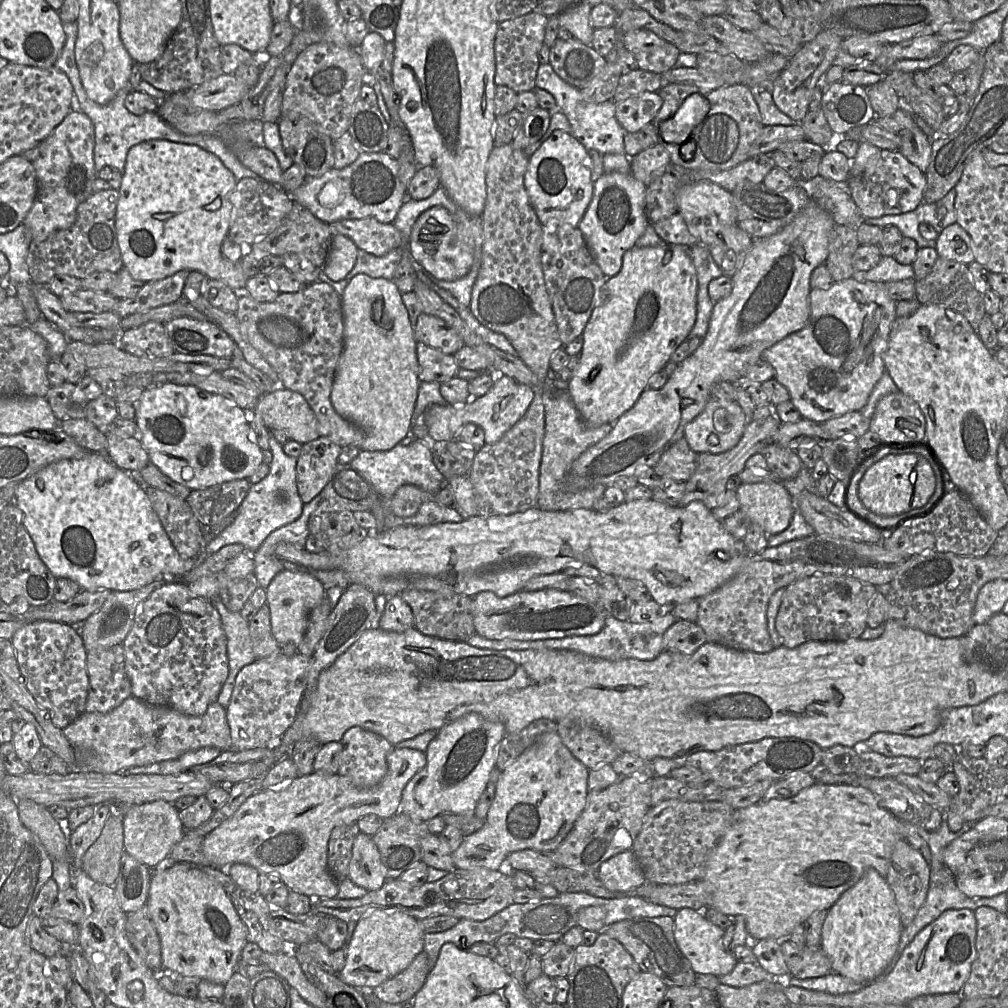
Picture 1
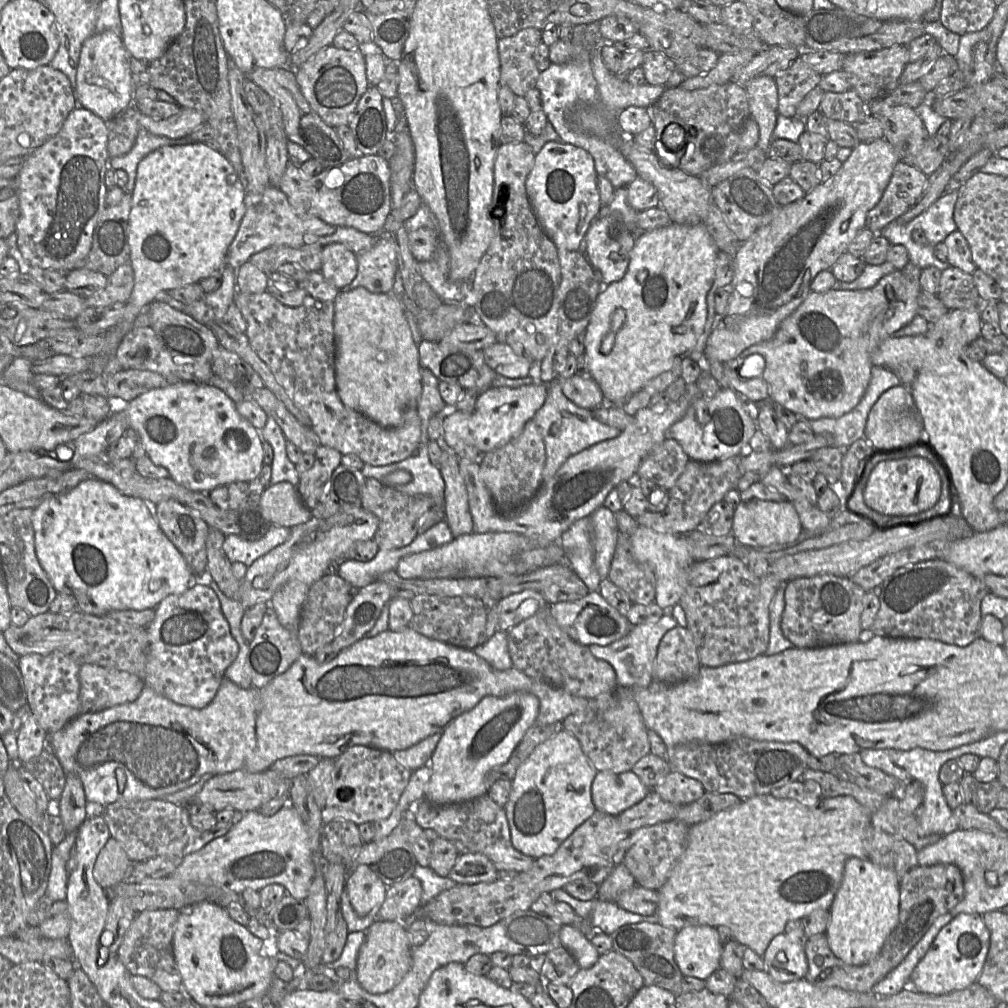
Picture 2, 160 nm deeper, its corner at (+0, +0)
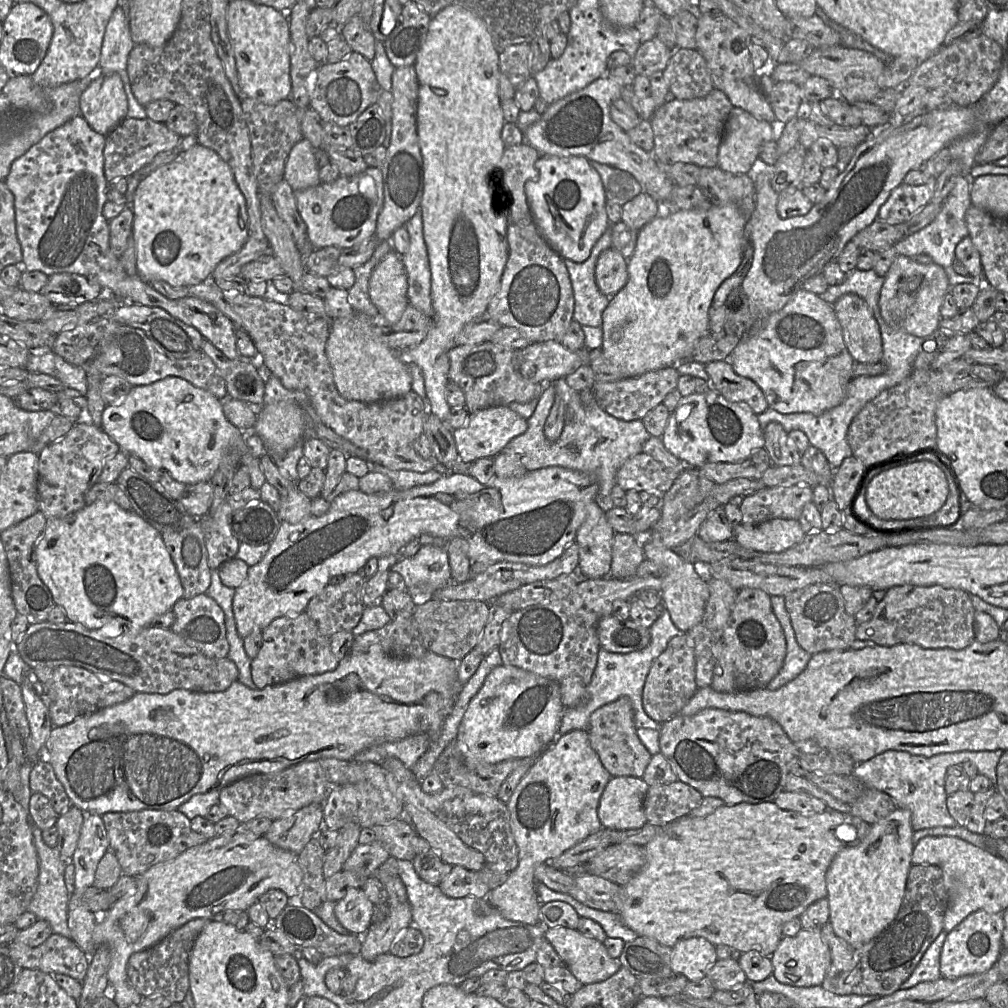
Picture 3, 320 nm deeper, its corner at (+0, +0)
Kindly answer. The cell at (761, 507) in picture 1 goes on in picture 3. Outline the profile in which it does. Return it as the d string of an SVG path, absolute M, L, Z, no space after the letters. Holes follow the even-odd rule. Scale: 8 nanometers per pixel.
M772 519L751 526L734 527L734 539L748 550L759 552L783 552L799 544L805 537L800 522L790 519Z

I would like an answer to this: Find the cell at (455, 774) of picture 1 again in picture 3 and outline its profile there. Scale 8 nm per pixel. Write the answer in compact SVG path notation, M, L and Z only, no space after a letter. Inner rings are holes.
M512 665L491 670L470 700L455 739L469 768L541 754L559 737L564 706L559 684Z

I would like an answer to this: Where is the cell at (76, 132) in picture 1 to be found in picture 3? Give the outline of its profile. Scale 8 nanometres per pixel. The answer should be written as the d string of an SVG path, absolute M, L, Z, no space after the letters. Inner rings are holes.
M77 115L49 132L12 163L5 184L14 195L16 232L22 249L23 269L30 272L40 271L47 276L56 273L80 274L92 282L99 283L102 288L110 289L116 297L124 298L124 306L137 302L163 308L184 323L195 327L204 338L230 359L242 360L236 345L235 323L227 315L211 303L197 297L167 298L139 275L127 274L120 258L112 253L109 245L109 220L103 215L108 186L104 173L105 137L93 130L82 115Z

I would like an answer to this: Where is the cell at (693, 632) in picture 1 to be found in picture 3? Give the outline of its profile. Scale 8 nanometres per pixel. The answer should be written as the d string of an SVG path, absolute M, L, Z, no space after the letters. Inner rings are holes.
M681 633L669 641L666 649L654 660L650 667L642 693L644 711L651 719L663 724L679 715L681 709L698 689L692 640L686 633Z

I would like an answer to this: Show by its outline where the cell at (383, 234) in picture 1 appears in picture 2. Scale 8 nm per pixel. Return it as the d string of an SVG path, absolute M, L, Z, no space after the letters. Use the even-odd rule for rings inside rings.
M273 185L267 187L262 193L247 191L244 196L244 201L246 207L245 215L241 220L237 234L229 245L226 254L226 263L230 264L235 269L238 269L241 265L247 262L253 254L272 246L285 246L299 249L308 245L320 245L321 247L324 247L331 243L340 243L357 254L370 250L375 245L377 238L386 236L381 234L367 234L352 227L329 225L317 217L294 208L289 203L287 196L279 188Z

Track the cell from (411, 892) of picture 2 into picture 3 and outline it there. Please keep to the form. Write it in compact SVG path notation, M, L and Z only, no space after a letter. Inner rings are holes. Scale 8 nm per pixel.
M407 901L390 908L388 917L381 923L371 924L367 929L366 940L360 939L360 955L367 961L389 952L395 938L412 924L412 909Z

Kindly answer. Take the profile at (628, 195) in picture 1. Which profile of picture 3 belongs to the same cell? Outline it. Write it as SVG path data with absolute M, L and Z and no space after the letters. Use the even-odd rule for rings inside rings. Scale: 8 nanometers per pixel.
M614 247L602 251L596 263L596 283L602 294L615 296L628 282L628 261Z

